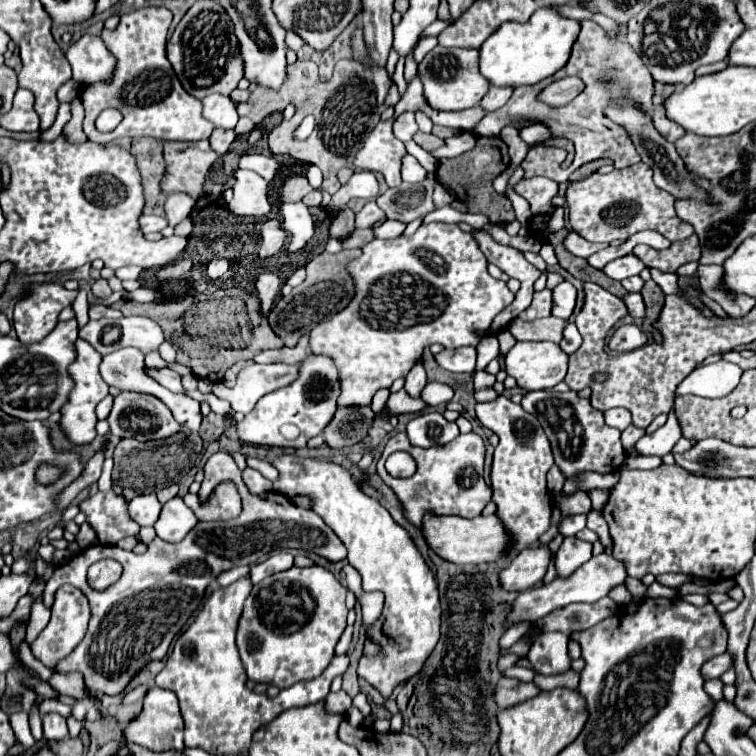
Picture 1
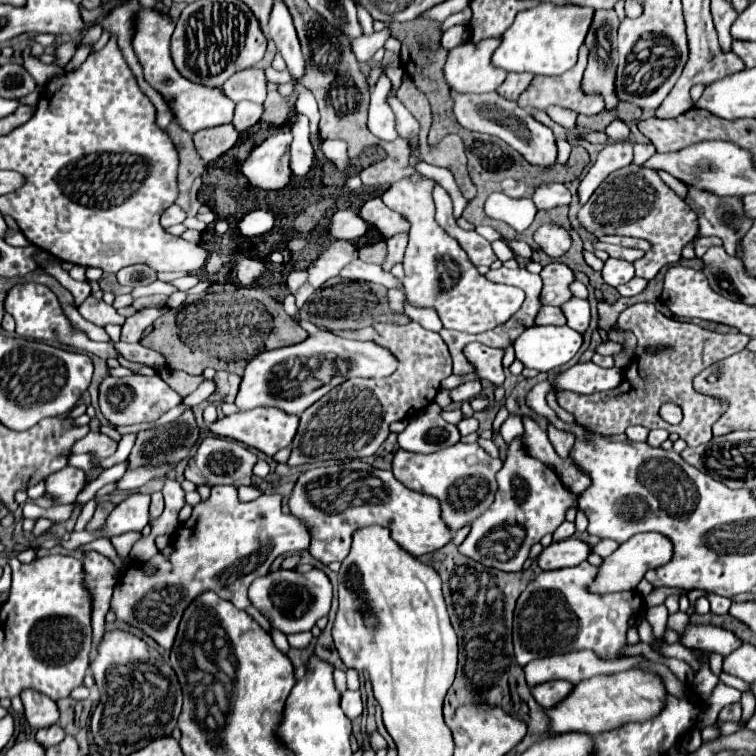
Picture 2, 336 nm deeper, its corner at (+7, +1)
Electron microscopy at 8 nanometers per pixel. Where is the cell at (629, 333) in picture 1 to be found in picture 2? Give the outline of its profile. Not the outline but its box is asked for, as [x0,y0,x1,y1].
[556,302,750,446]

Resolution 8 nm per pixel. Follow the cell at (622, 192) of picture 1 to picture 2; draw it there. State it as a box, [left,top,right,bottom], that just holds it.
[578,164,698,280]

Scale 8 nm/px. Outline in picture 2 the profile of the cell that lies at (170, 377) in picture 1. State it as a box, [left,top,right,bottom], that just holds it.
[4,282,118,360]

